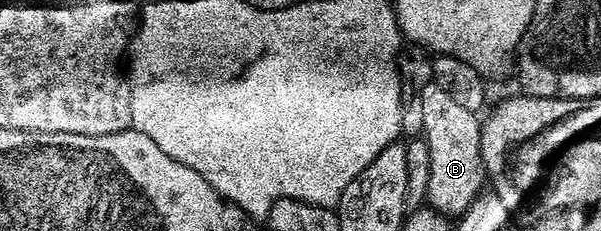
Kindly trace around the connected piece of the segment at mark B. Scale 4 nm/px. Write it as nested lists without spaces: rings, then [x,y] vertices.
[[[429,84],[422,87],[418,91],[418,101],[422,112],[420,128],[430,156],[427,205],[437,214],[462,215],[482,193],[482,183],[486,178],[480,159],[481,119],[477,112],[458,104],[447,85]]]

